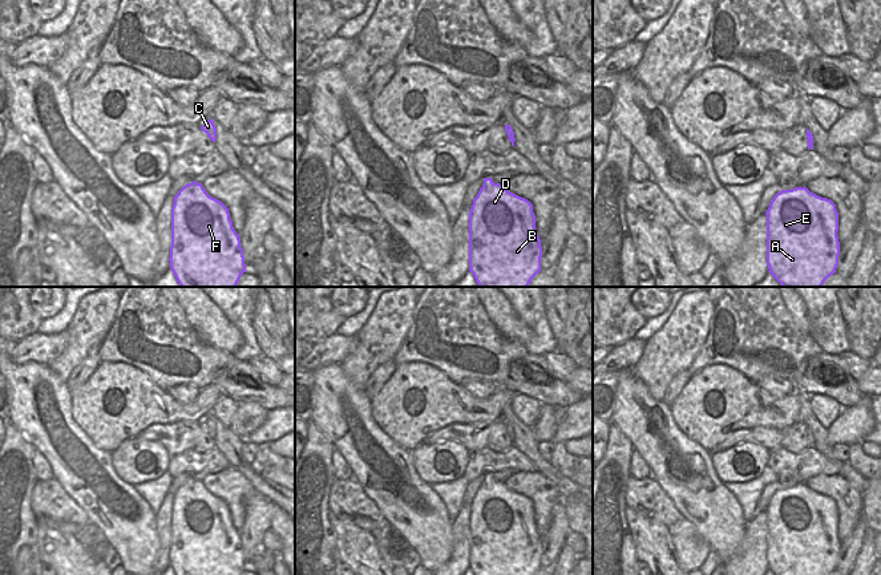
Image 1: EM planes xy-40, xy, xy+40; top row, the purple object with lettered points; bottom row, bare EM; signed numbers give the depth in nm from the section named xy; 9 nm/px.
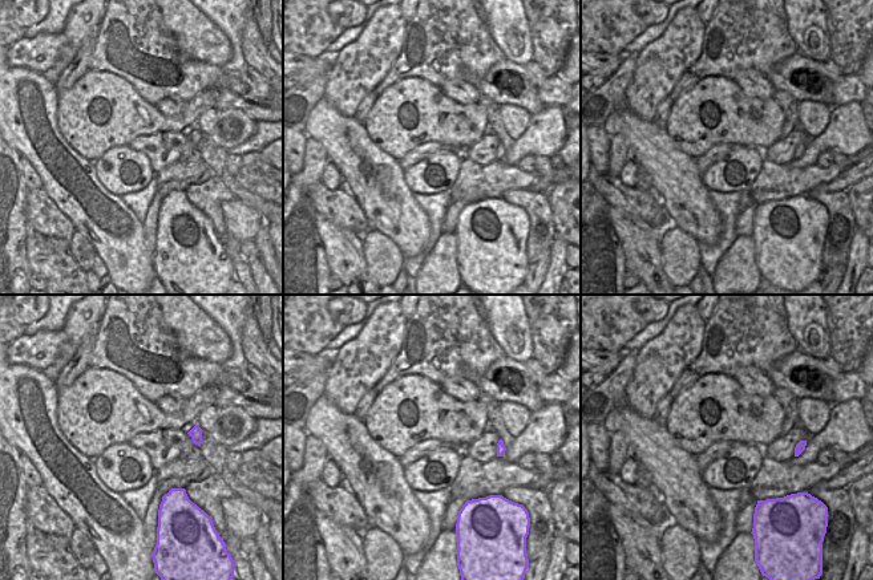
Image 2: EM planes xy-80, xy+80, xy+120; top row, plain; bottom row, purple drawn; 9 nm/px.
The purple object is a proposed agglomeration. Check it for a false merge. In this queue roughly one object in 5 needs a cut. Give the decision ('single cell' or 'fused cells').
single cell

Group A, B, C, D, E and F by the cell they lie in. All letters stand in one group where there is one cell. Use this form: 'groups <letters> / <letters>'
groups A B C D E F

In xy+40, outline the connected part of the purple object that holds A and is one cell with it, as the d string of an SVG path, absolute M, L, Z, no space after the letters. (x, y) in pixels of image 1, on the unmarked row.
M805 483L781 487L769 501L767 513L767 563L773 575L829 575L838 563L838 510L827 495Z

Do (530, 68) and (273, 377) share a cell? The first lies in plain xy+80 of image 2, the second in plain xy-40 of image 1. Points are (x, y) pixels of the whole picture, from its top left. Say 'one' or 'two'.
one

